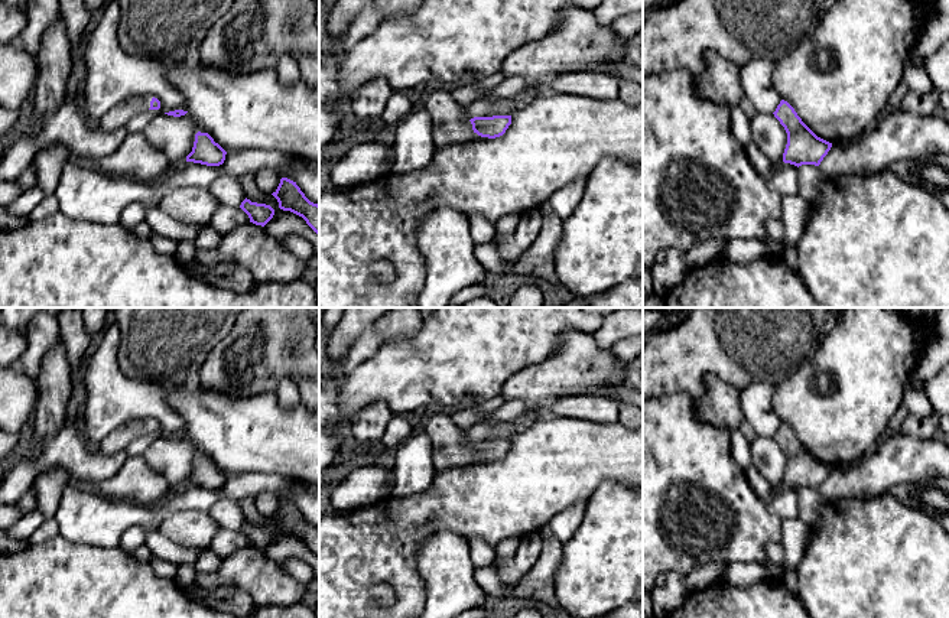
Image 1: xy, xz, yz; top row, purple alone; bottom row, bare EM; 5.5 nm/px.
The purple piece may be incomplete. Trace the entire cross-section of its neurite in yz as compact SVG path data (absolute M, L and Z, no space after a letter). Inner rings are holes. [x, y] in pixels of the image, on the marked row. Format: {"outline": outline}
{"outline": "M784 100L780 101L773 114L787 133L783 162L797 167L802 165L819 166L832 143L818 137Z"}

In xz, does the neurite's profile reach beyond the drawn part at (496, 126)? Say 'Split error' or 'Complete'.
Split error

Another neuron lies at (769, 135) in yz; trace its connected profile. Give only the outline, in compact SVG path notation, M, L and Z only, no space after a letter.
M755 113L751 121L753 142L773 163L783 162L787 133L774 114Z

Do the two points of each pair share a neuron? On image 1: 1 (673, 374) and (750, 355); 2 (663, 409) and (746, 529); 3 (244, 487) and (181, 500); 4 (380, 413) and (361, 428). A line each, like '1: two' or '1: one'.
1: one
2: one
3: one
4: one

